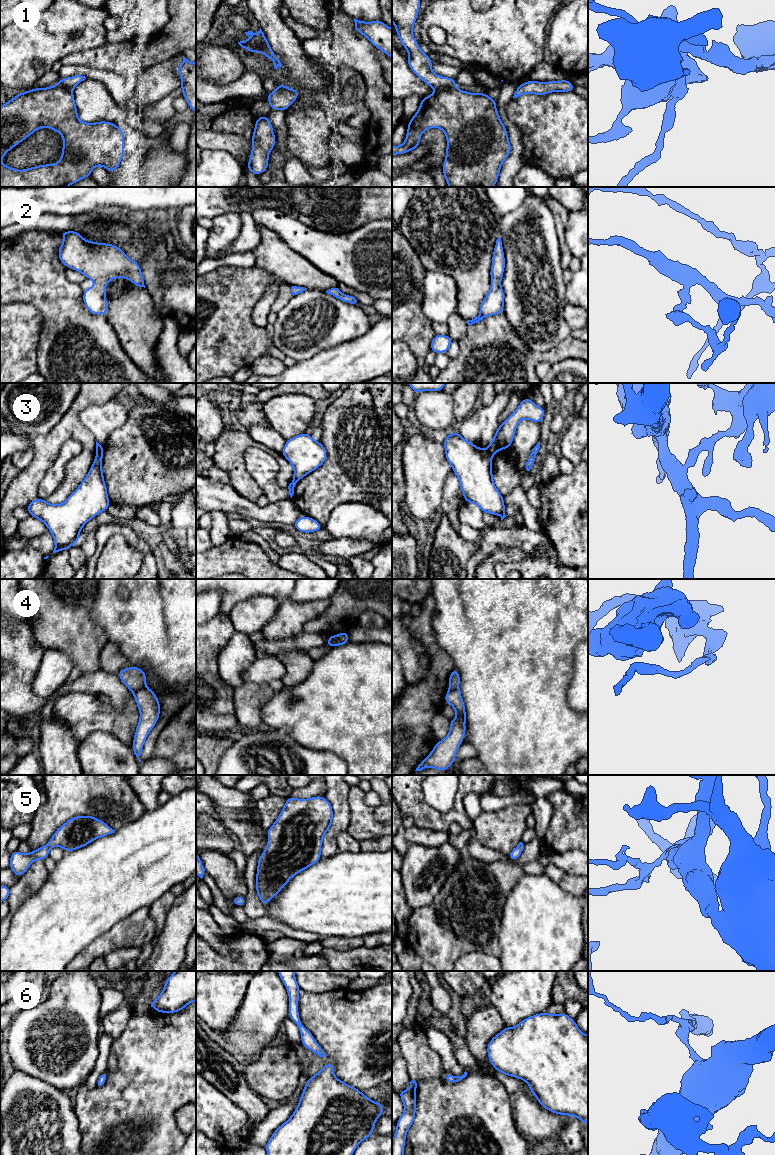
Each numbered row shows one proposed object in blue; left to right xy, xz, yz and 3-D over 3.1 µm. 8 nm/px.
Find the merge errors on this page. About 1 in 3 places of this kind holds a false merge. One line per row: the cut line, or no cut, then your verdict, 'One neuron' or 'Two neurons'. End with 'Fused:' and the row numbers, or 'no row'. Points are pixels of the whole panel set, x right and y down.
1: Split along xz (255, 34), (260, 52). Two neurons
2: No split. One neuron
3: Split along yz (487, 448), (492, 455). Two neurons
4: Split along xy (144, 686), (133, 693). Two neurons
5: No split. One neuron
6: No split. One neuron
Fused: 1, 3, 4

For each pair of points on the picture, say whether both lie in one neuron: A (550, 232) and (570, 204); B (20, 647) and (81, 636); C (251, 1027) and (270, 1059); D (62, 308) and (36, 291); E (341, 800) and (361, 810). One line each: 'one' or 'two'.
A: two
B: two
C: two
D: one
E: two

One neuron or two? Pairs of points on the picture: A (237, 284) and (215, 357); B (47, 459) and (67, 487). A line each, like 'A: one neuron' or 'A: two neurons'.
A: one neuron
B: one neuron

